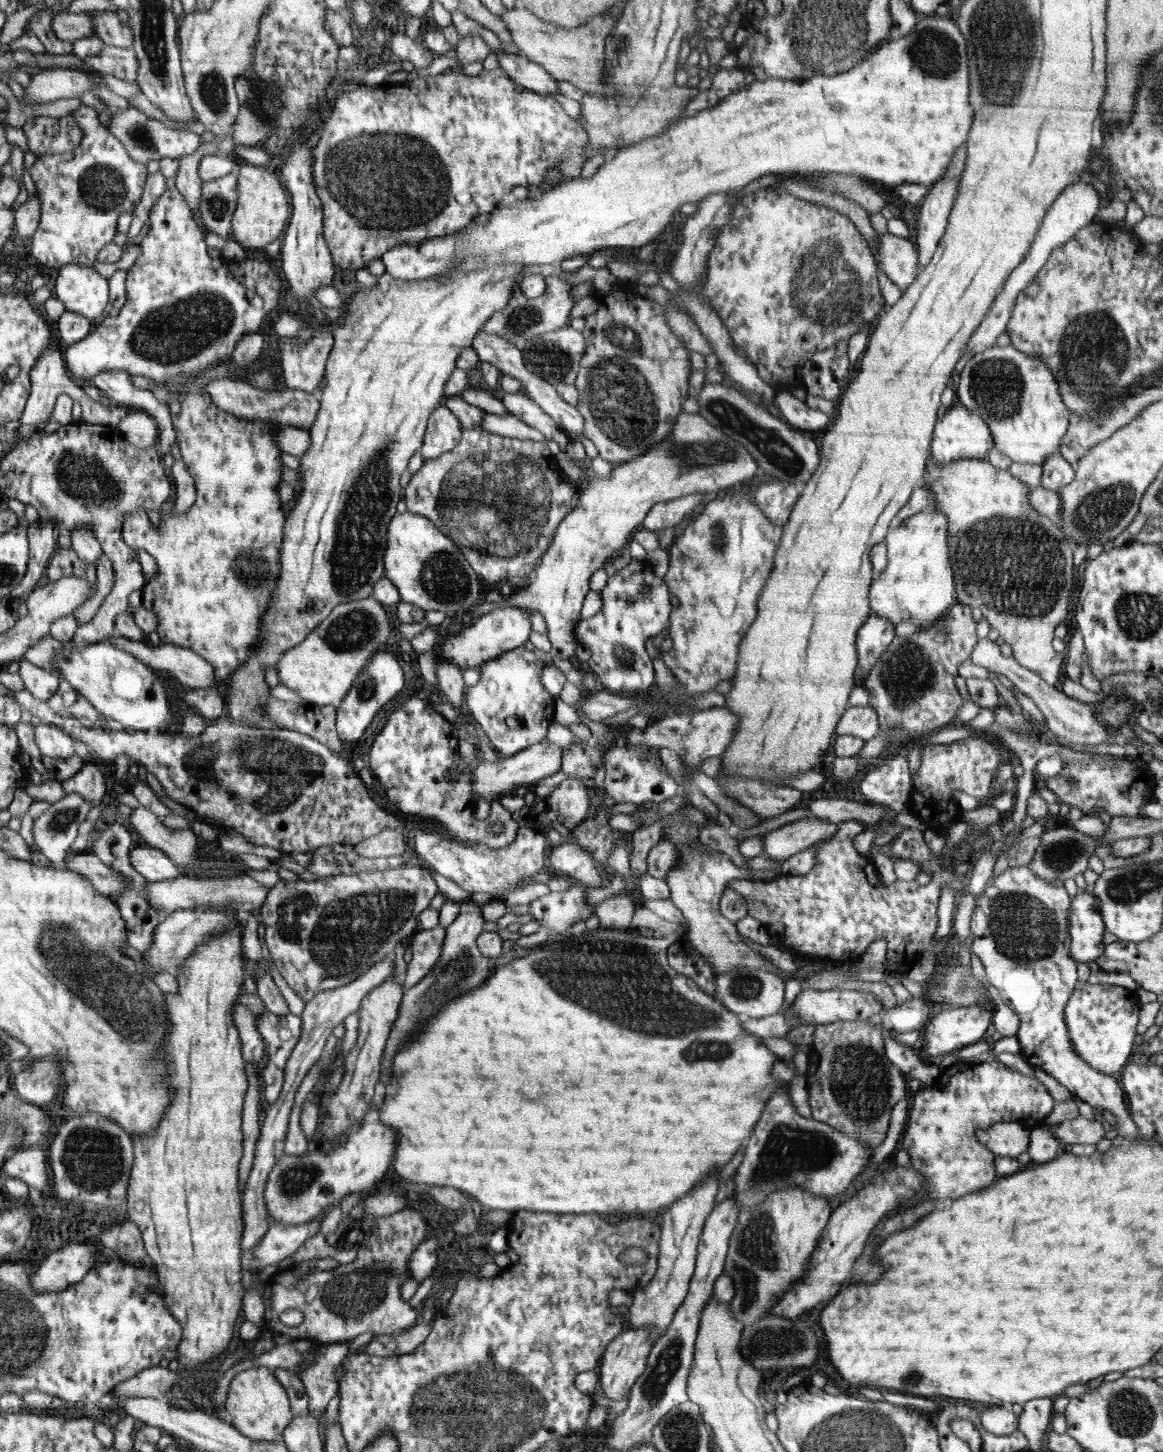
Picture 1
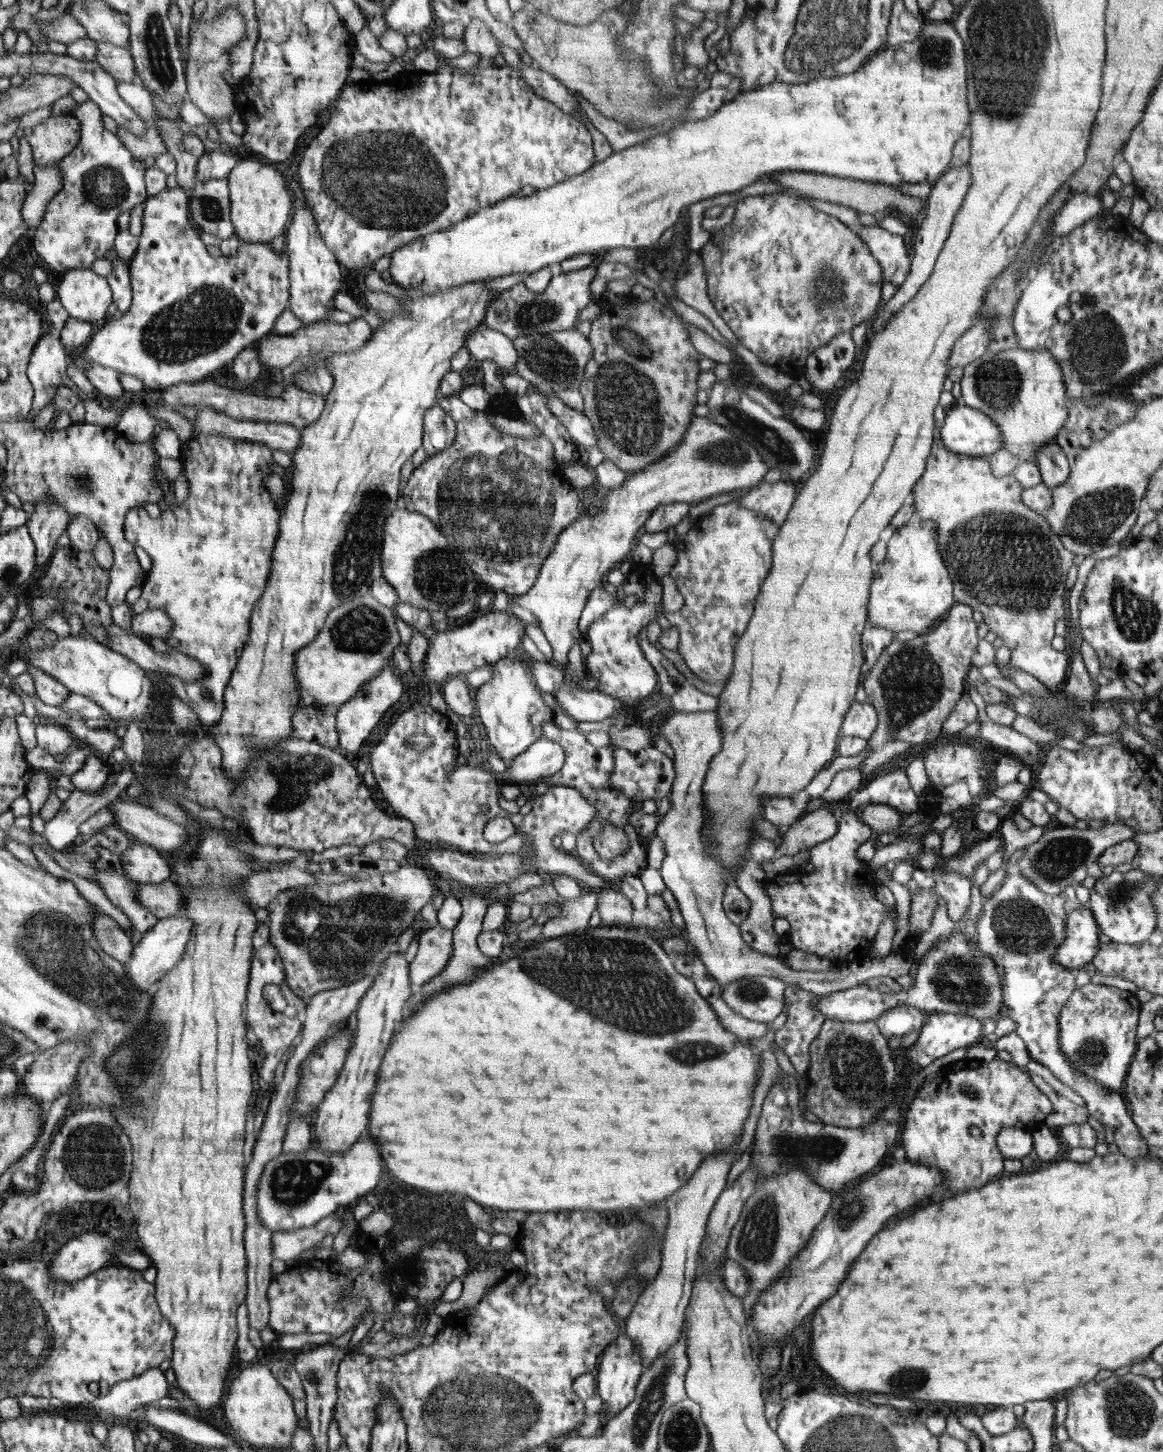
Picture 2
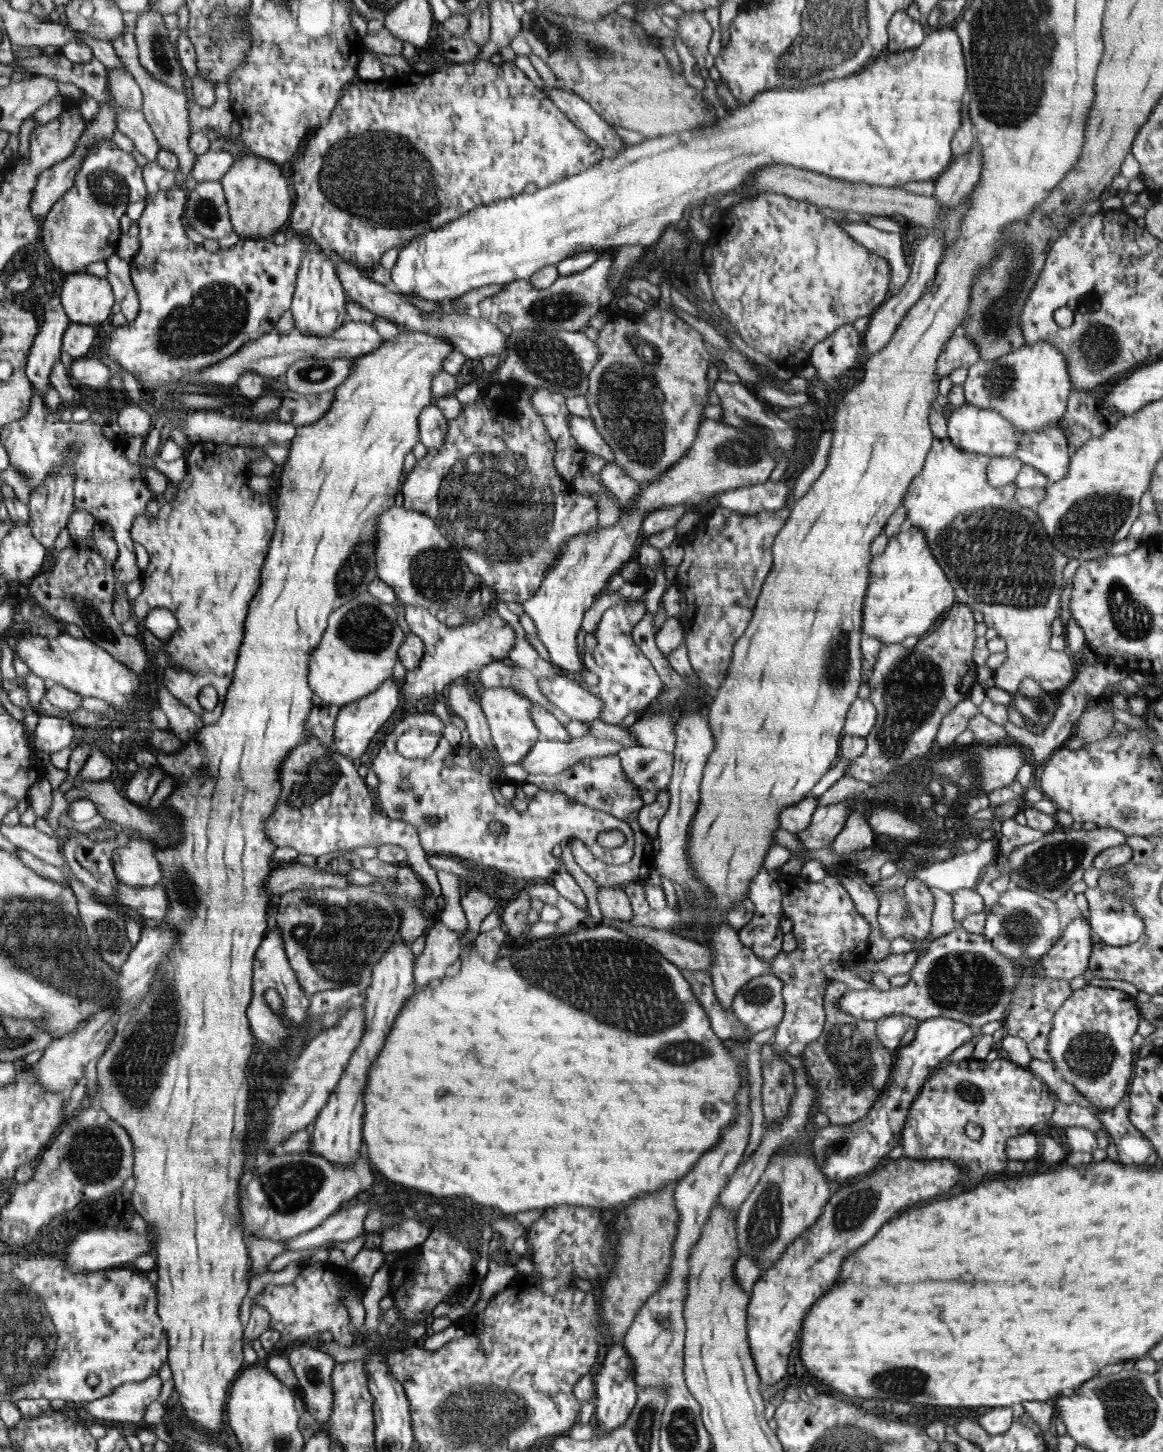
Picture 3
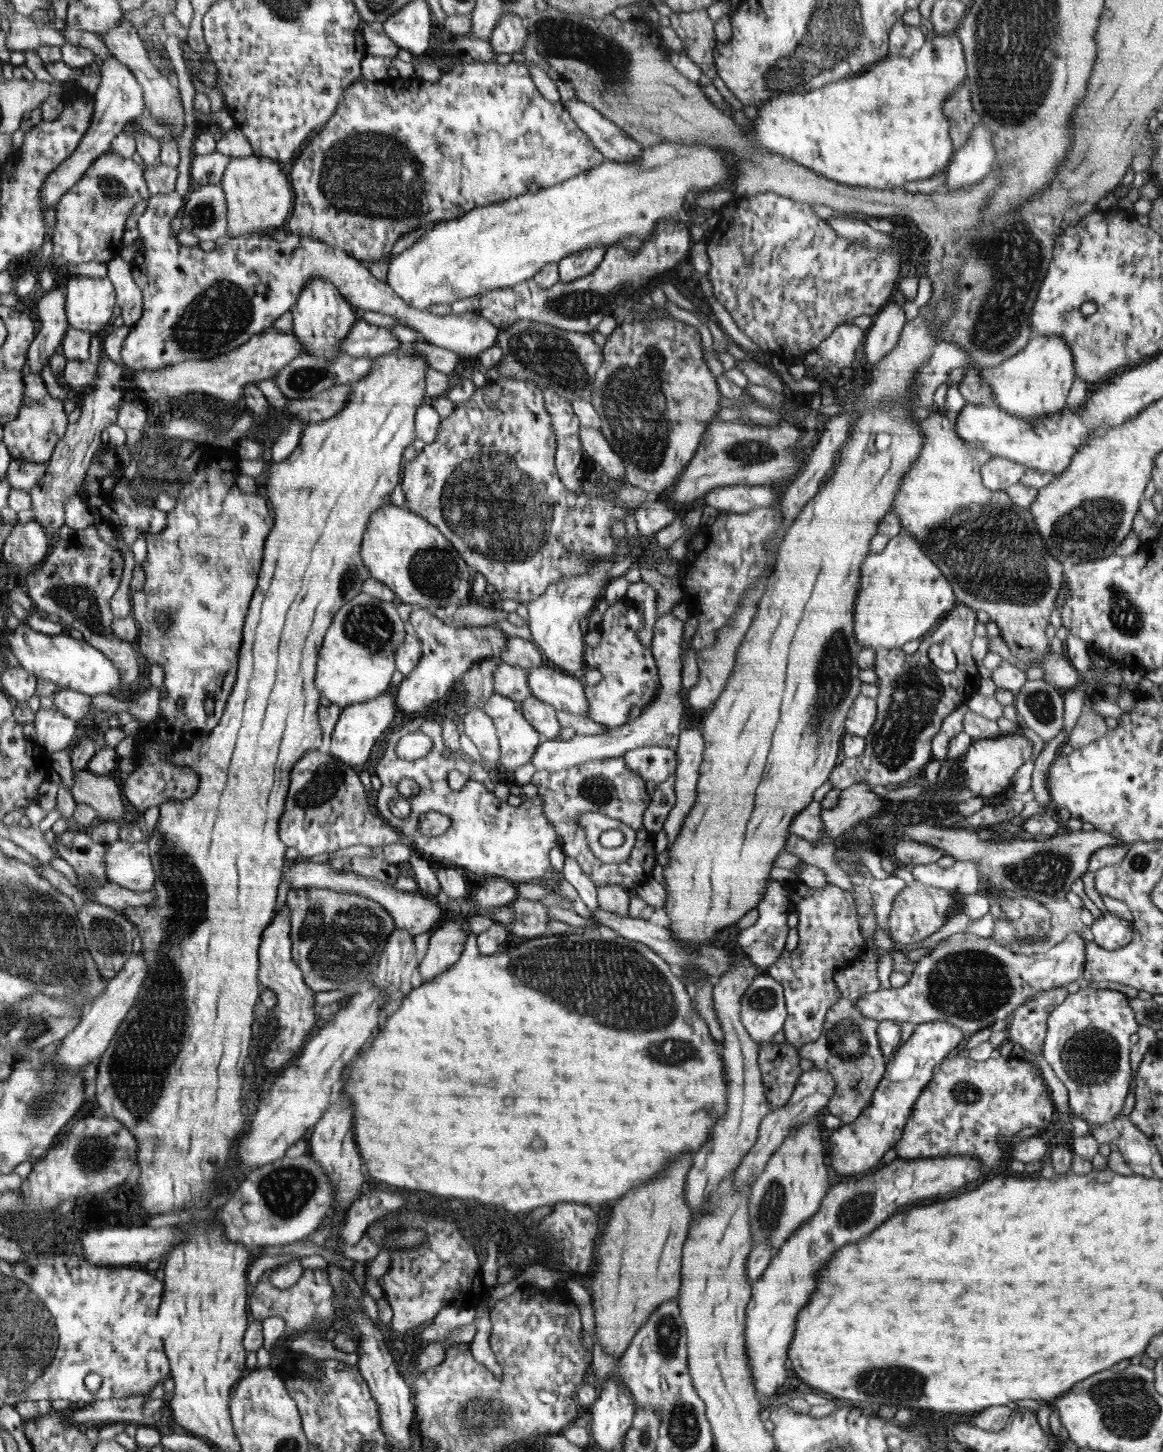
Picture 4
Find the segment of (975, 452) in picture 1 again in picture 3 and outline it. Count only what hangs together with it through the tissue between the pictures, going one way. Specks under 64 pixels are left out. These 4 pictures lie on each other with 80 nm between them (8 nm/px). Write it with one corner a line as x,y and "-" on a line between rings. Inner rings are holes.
965,403
956,407
947,420
947,433
960,450
976,452
989,457
1010,457
1020,460
1036,468
1054,483
1062,480
1068,474
1068,461
1070,461
1069,450
1067,450
1067,436
1059,422
1048,429
1043,428
1035,434
1020,432
1008,422
1002,415
989,408
978,408

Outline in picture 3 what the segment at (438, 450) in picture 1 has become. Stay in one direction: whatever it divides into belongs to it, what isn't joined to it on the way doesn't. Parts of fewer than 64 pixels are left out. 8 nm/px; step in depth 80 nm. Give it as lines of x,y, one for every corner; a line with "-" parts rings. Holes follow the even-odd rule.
436,405
424,407
419,416
420,421
420,442
429,448
440,448
445,441
449,419

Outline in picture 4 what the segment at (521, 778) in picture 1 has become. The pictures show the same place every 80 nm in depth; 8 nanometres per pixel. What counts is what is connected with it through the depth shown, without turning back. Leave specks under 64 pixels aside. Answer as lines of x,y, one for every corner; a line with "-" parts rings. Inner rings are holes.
673,609
660,615
652,623
651,650
659,664
661,676
661,691
657,692
656,700
646,705
636,719
630,724
624,724
612,729
604,735
575,735
570,740
543,739
539,750
532,756
532,764
536,771
558,772
575,765
580,765
586,760
600,760
600,758
623,757
628,751
642,747
662,747
675,751
679,746
680,722
684,716
684,704
680,700
680,674
682,674
682,656
680,656
680,642
682,642
682,626
674,618

